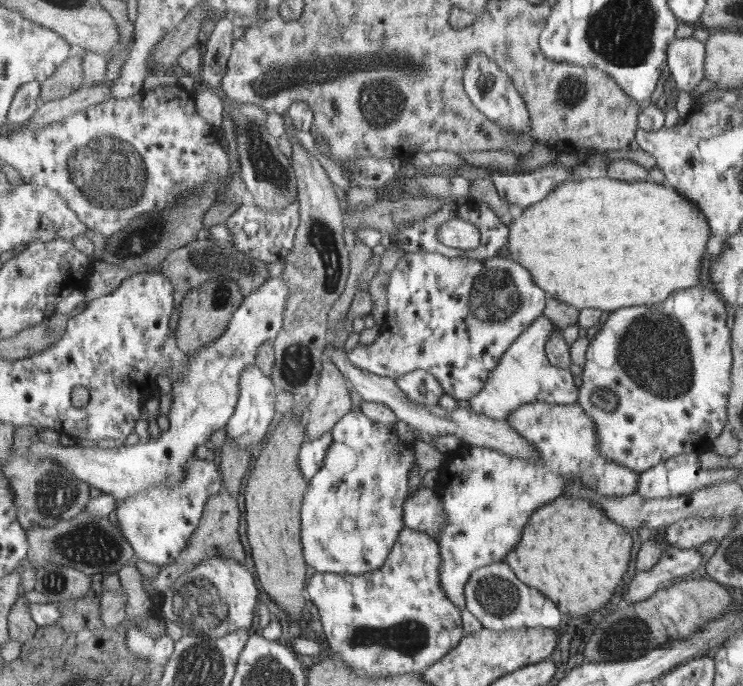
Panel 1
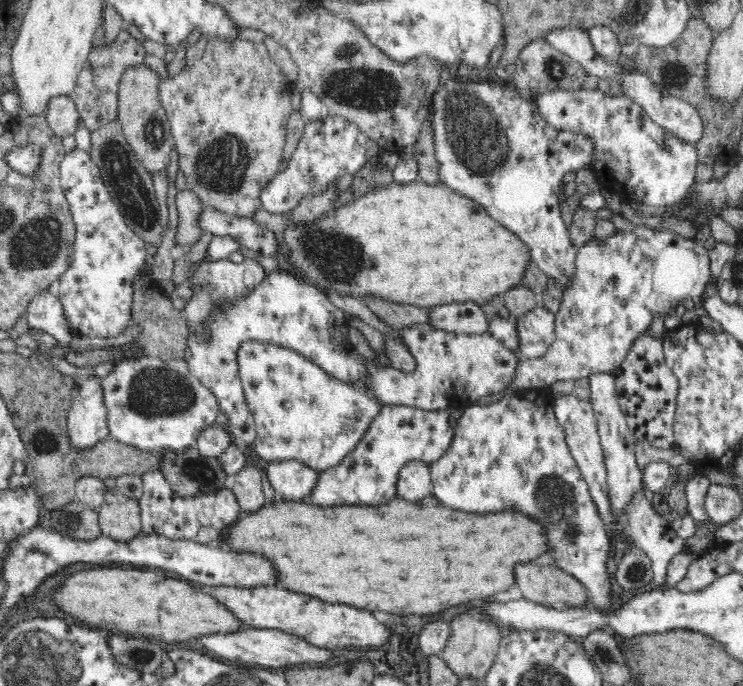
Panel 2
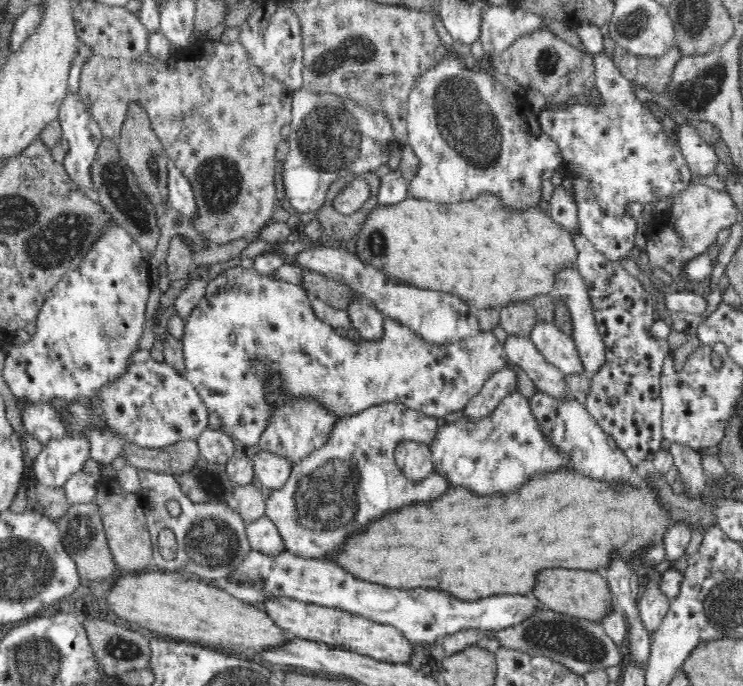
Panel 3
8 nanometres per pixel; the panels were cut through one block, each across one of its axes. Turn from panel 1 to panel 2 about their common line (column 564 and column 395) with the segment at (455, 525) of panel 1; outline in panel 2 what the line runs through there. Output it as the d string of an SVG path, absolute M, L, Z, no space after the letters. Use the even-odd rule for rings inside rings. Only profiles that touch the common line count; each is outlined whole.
M382 405L357 445L339 462L338 466L330 466L330 469L317 471L318 478L315 479L313 489L304 498L294 501L301 501L316 508L386 504L397 495L399 472L406 461L418 459L430 464L448 450L453 439L453 428L448 423L448 419L448 412L442 410L426 411L410 406Z

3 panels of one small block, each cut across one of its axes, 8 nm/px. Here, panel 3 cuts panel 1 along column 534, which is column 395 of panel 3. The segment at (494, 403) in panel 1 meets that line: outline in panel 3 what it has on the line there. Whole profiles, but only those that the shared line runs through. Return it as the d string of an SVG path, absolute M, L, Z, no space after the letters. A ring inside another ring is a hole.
M241 265L234 266L223 273L219 274L216 278L208 280L205 286L205 294L200 300L200 304L190 312L190 318L185 322L184 337L182 341L184 343L184 359L186 364L186 371L182 376L186 378L186 381L196 390L196 393L202 399L204 407L208 414L214 413L222 425L220 430L224 431L230 436L234 436L236 440L240 440L246 447L258 446L264 430L270 426L270 420L275 414L275 404L269 400L269 392L266 388L274 382L279 382L280 395L286 399L286 401L314 401L318 403L324 411L333 414L335 418L345 417L346 415L353 415L370 406L376 406L383 403L397 403L408 407L408 409L414 411L414 413L424 413L426 416L434 417L436 419L446 416L446 414L452 414L452 412L458 412L466 407L466 404L481 392L481 388L484 384L500 370L503 370L508 366L507 354L504 351L503 344L500 344L492 332L481 331L477 336L470 336L459 343L450 343L447 345L430 345L423 342L422 339L418 339L418 336L414 335L412 331L406 329L406 326L402 326L389 318L384 319L383 322L384 334L382 334L381 340L369 340L368 338L354 338L354 342L350 341L350 338L342 338L337 335L334 329L329 324L326 324L316 313L313 312L313 308L310 304L310 297L305 290L297 285L290 284L288 282L280 282L274 280L271 275L261 275L258 271L252 268L244 268Z

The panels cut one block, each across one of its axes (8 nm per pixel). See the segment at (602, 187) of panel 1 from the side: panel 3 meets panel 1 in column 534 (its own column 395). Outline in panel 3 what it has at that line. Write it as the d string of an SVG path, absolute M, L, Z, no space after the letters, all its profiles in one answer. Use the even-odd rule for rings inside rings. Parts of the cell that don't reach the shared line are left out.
M484 193L476 200L442 205L407 198L394 206L377 206L358 232L356 255L364 263L384 269L392 279L402 279L422 289L454 292L474 310L502 309L514 302L531 302L540 294L556 291L556 278L562 270L575 270L578 247L574 233L546 214L538 205L526 205L516 211L507 208L498 195Z

